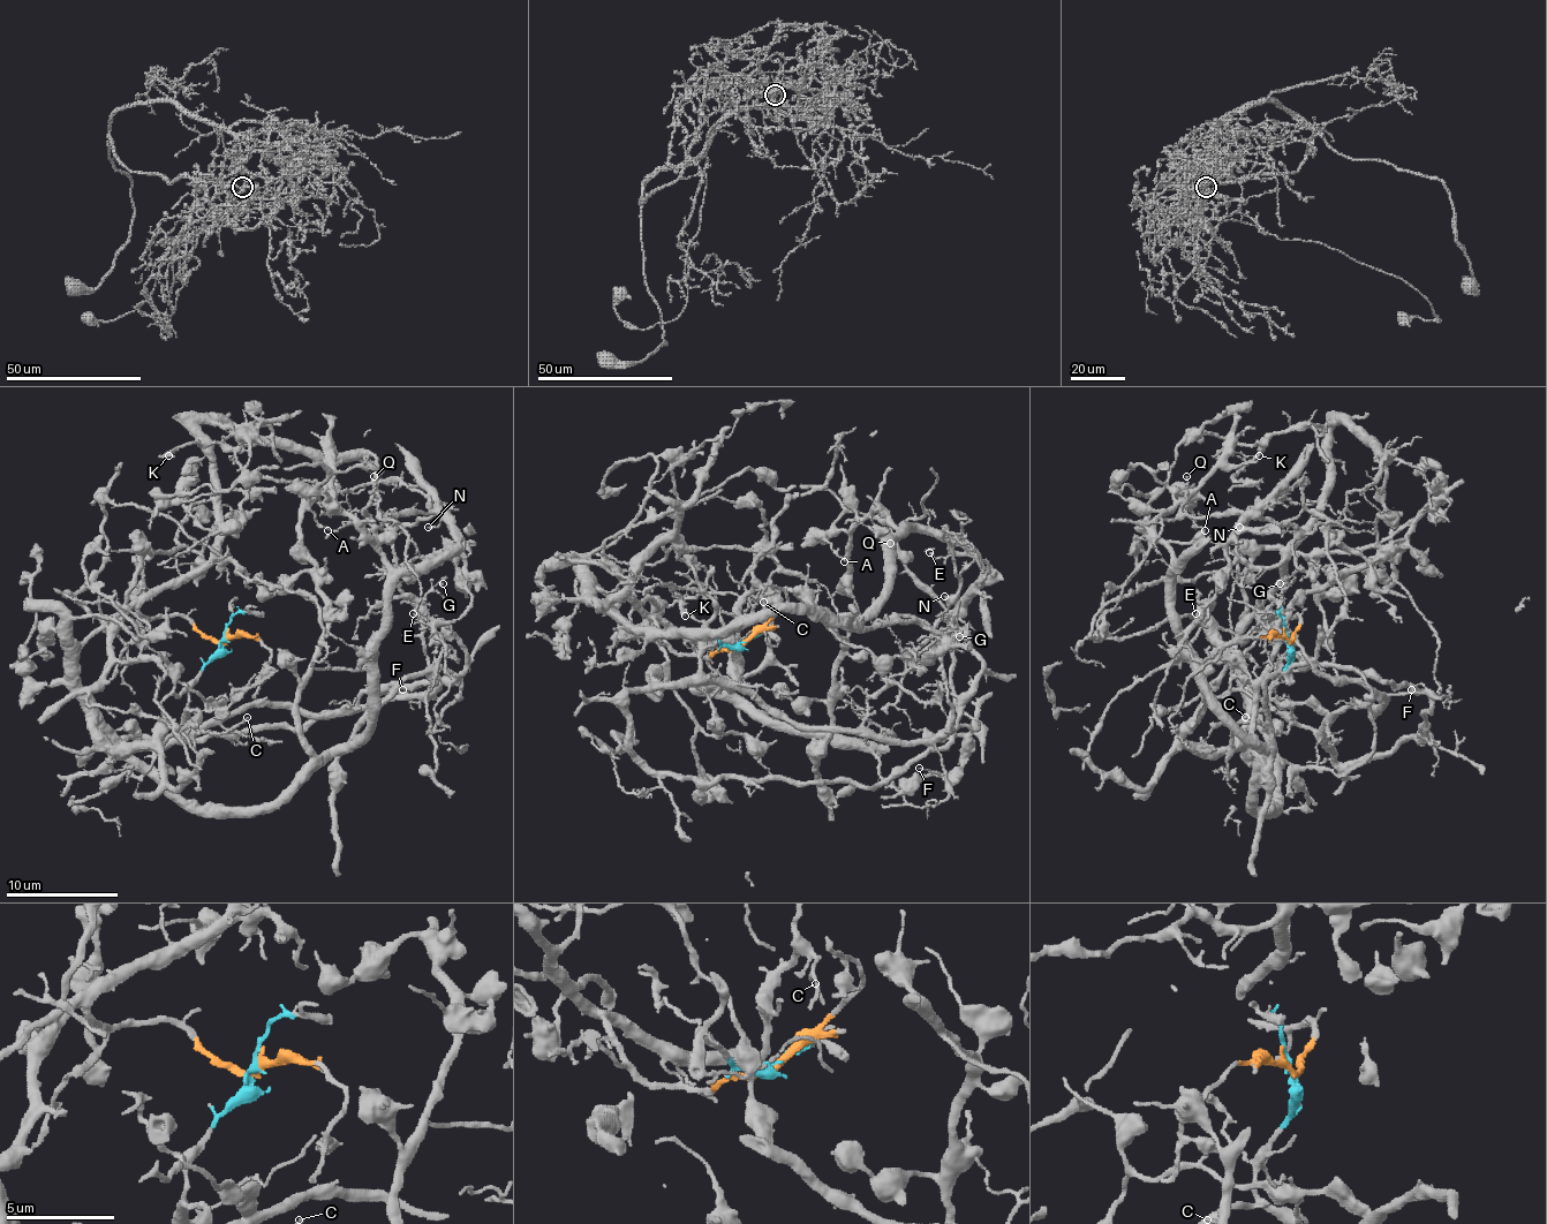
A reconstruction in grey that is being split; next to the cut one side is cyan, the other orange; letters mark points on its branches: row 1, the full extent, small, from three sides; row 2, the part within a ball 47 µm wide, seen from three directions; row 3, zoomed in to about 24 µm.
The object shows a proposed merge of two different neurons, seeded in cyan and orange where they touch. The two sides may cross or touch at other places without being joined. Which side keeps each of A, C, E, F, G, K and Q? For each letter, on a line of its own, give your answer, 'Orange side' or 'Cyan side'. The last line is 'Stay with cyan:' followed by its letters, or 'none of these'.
A: Orange side
C: Cyan side
E: Orange side
F: Cyan side
G: Cyan side
K: Orange side
Q: Orange side
Stay with cyan: C, F, G

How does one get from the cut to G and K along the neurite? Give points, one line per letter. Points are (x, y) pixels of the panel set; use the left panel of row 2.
G: (225, 639), (186, 731), (250, 705), (421, 697), (466, 666), (424, 605), (444, 582)
K: (225, 639), (138, 610), (211, 557), (217, 496), (203, 423), (253, 431), (168, 456)

